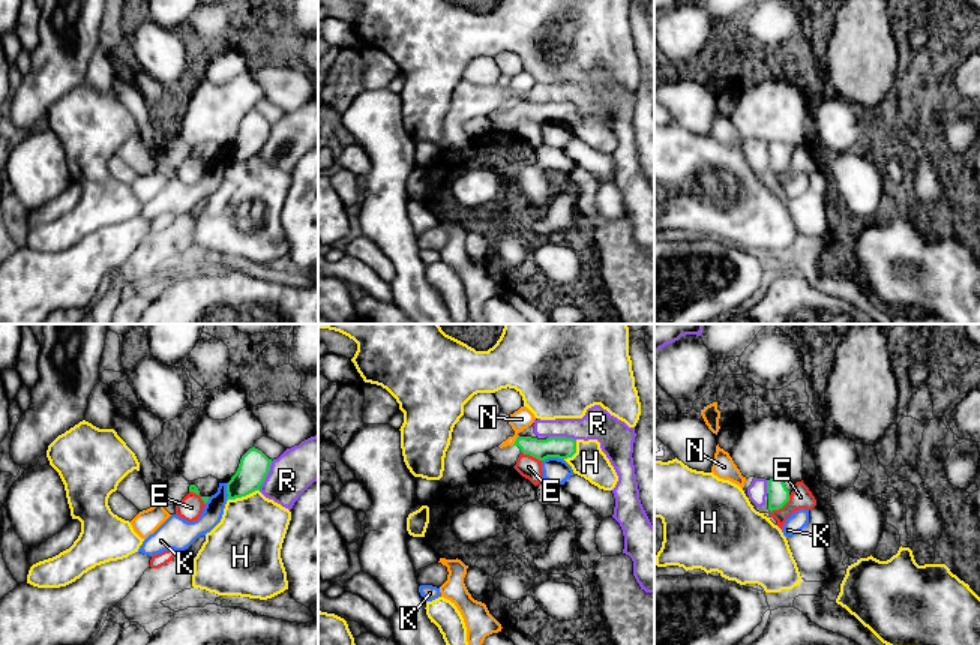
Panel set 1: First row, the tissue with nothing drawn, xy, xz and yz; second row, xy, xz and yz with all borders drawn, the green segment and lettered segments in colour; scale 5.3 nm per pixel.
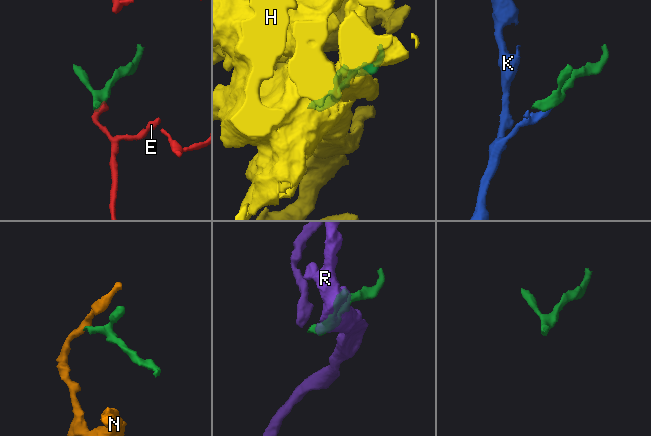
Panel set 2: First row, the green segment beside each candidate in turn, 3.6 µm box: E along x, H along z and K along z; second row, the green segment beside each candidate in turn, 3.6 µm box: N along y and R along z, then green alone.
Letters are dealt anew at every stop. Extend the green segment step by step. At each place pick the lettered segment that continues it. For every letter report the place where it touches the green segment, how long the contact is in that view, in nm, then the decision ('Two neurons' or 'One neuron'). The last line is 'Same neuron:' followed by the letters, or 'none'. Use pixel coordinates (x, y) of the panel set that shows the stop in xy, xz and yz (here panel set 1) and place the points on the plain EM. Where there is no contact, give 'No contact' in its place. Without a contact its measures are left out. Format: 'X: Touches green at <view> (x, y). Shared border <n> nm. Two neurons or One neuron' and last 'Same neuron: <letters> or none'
E: Touches green at yz (781, 171). Shared border 140 nm. Two neurons
H: Touches green at xy (242, 159). Shared border 190 nm. Two neurons
K: Touches green at xz (553, 120). Shared border 120 nm. Two neurons
N: Touches green at xz (517, 104). Shared border 70 nm. Two neurons
R: Touches green at xy (266, 140). Shared border 180 nm. Two neurons
Same neuron: none

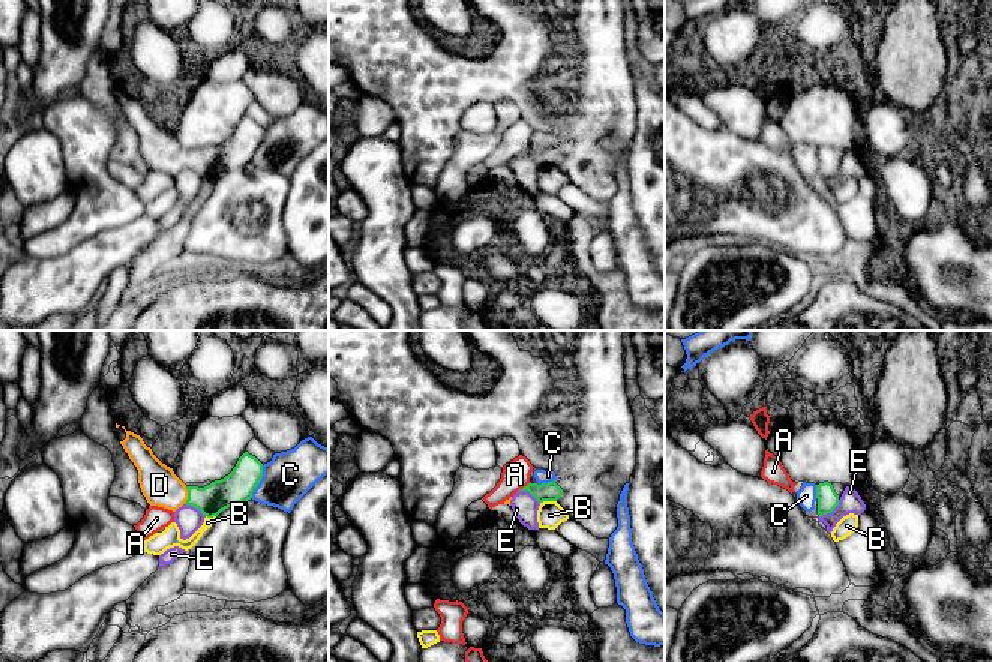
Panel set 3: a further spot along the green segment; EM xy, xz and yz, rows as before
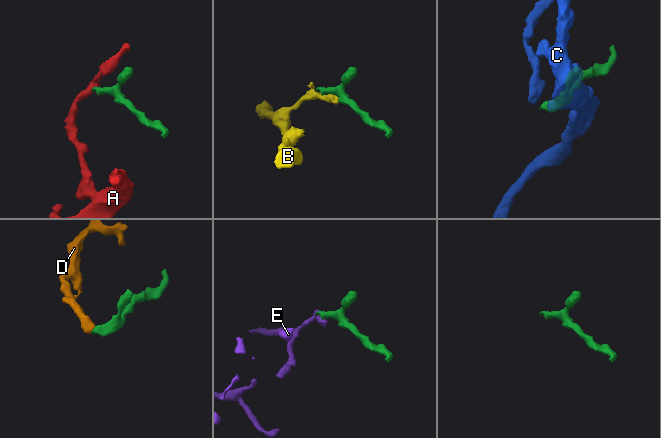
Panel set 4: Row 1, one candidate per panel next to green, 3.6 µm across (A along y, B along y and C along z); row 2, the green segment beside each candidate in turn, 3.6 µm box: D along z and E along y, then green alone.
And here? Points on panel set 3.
A: Touches green at xz (524, 150). Shared border 90 nm. Two neurons
B: Touches green at xz (548, 164). Shared border 90 nm. Two neurons
C: Touches green at xy (258, 146). Shared border 190 nm. Two neurons
D: Touches green at xy (188, 159). Shared border 100 nm. One neuron
E: Touches green at yz (830, 176). Shared border 140 nm. Two neurons
Same neuron: D

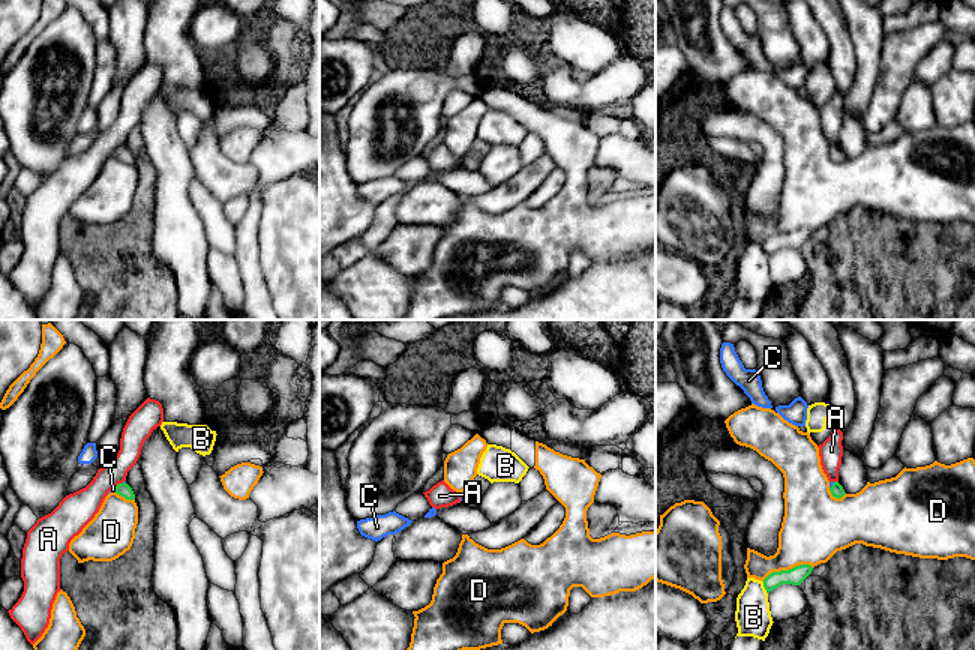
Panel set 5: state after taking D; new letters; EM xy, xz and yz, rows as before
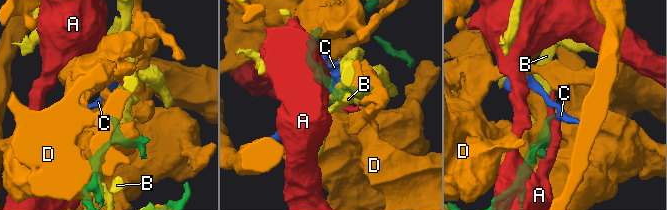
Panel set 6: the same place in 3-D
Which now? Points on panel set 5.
A: Touches green at xy (119, 147). Shared border 60 nm. Two neurons
B: Touches green at yz (765, 252). Shared border 70 nm. Two neurons
C: Touches green at yz (833, 149). Shared border 50 nm. One neuron
D: Touches green at yz (786, 234). Shared border 280 nm. Two neurons
Same neuron: C

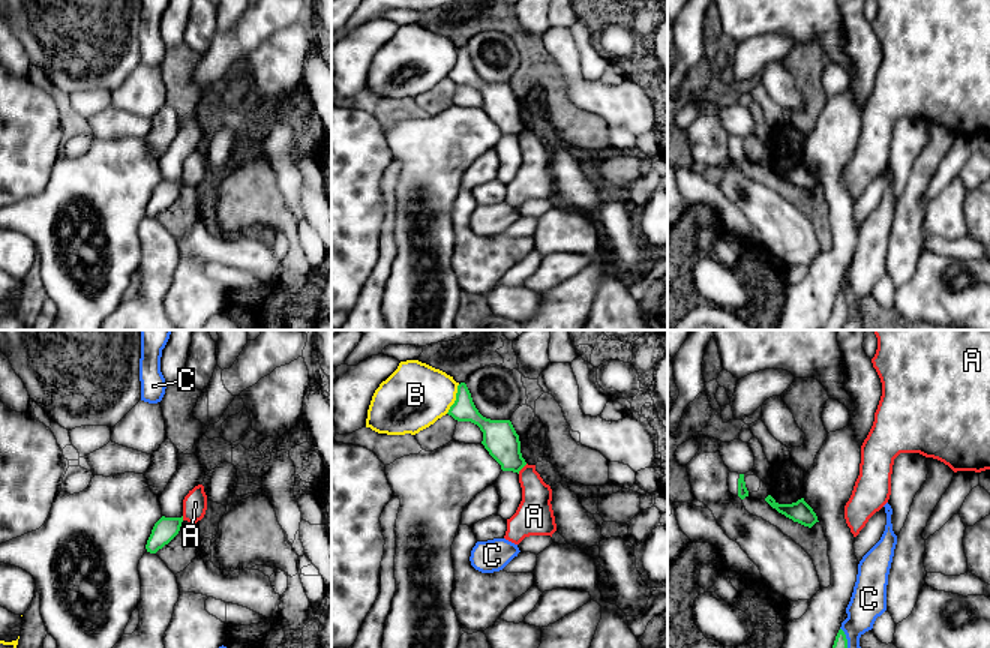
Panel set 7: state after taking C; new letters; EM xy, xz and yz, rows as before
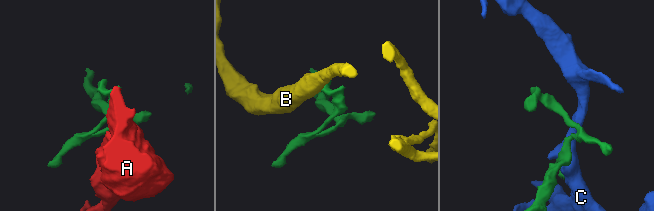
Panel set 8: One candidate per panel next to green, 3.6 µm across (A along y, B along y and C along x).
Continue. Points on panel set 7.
A: Touches green at xz (522, 131). Shared border 80 nm. Two neurons
B: Touches green at xz (456, 63). Shared border 180 nm. Two neurons
C: Touches green at yz (846, 311). Shared border 220 nm. Two neurons
Same neuron: none

